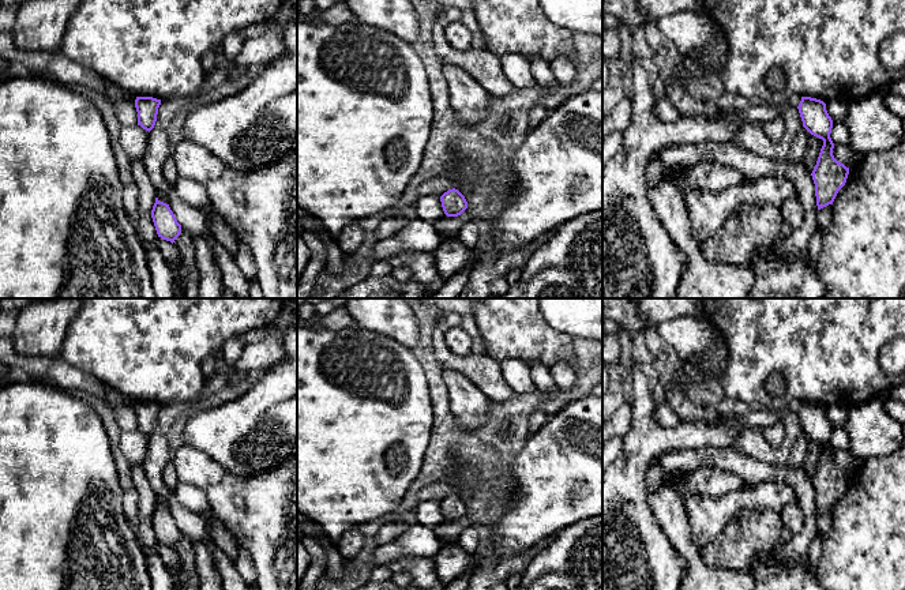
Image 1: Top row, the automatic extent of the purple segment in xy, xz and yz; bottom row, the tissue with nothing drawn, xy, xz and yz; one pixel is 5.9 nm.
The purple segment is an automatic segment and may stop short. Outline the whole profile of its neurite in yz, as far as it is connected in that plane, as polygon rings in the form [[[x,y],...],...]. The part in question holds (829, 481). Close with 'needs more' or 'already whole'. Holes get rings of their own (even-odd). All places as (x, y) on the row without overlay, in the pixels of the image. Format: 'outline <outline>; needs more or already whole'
outline [[[801,402],[797,412],[803,432],[814,441],[823,446],[816,470],[811,478],[815,489],[818,515],[833,510],[838,496],[845,491],[849,473],[833,461],[834,448],[830,443],[833,425],[826,416],[826,409],[811,402]]]; already whole

